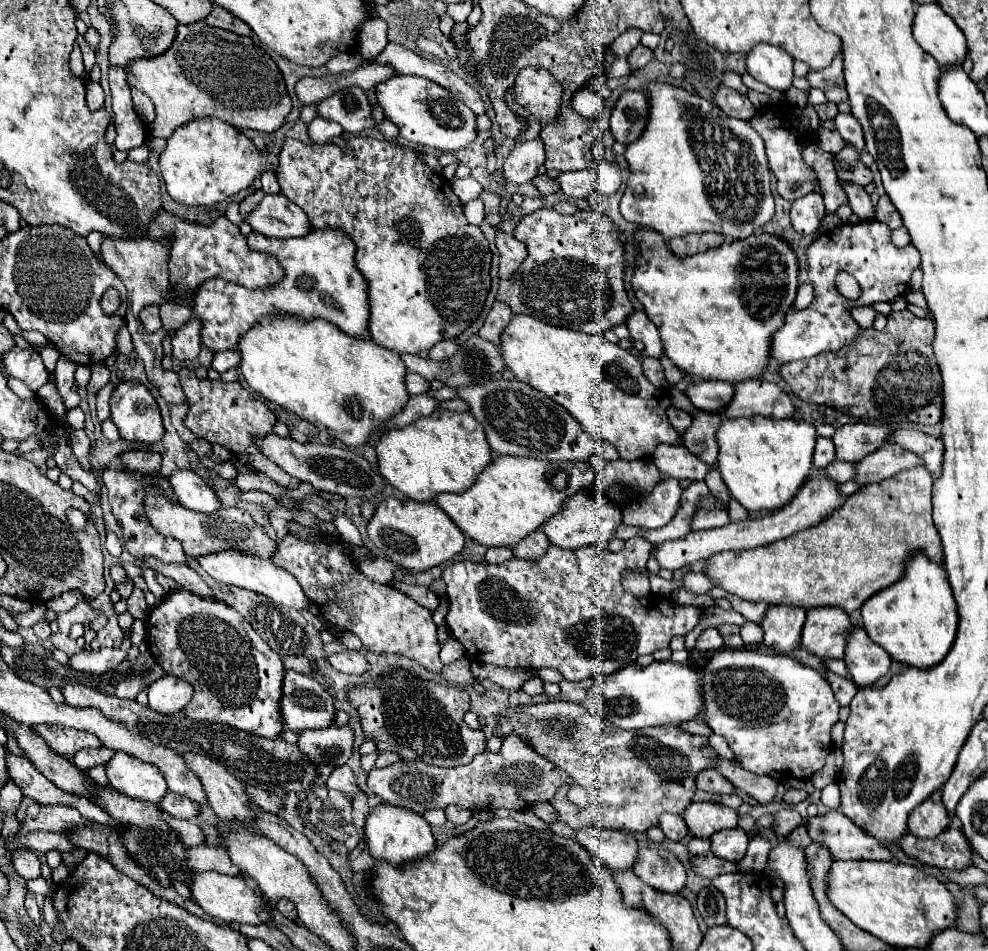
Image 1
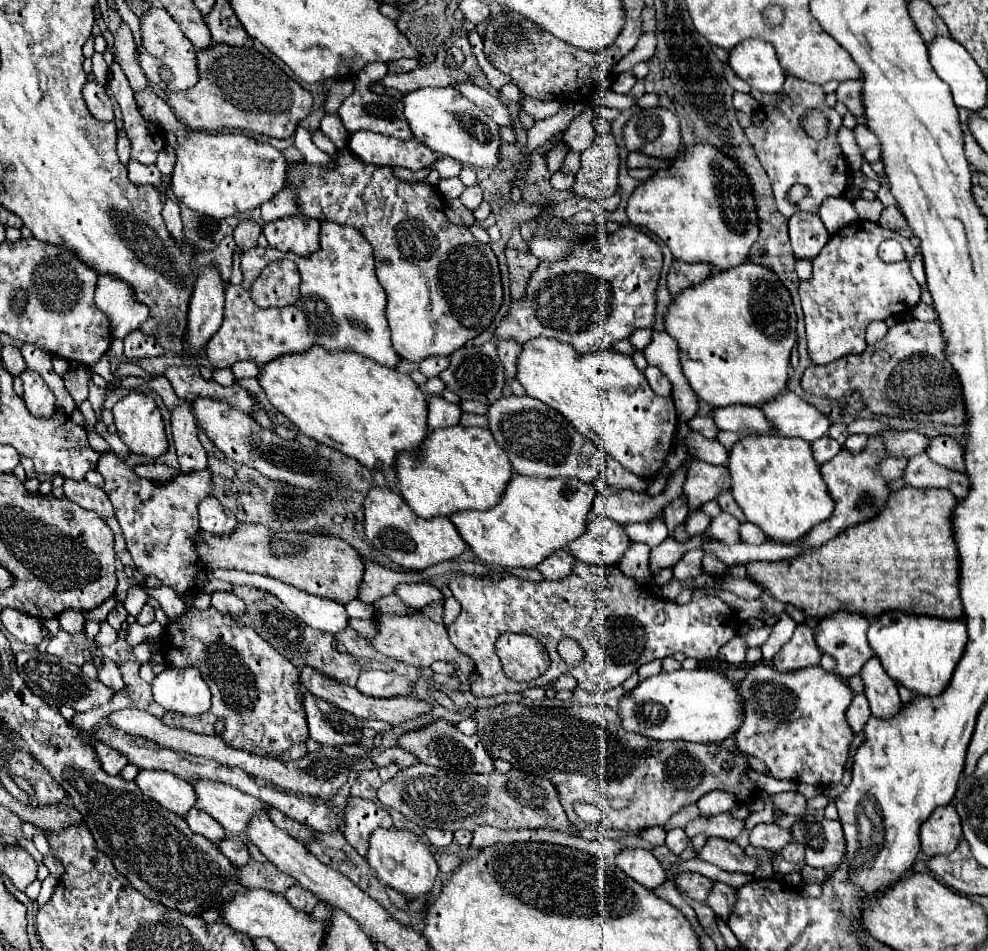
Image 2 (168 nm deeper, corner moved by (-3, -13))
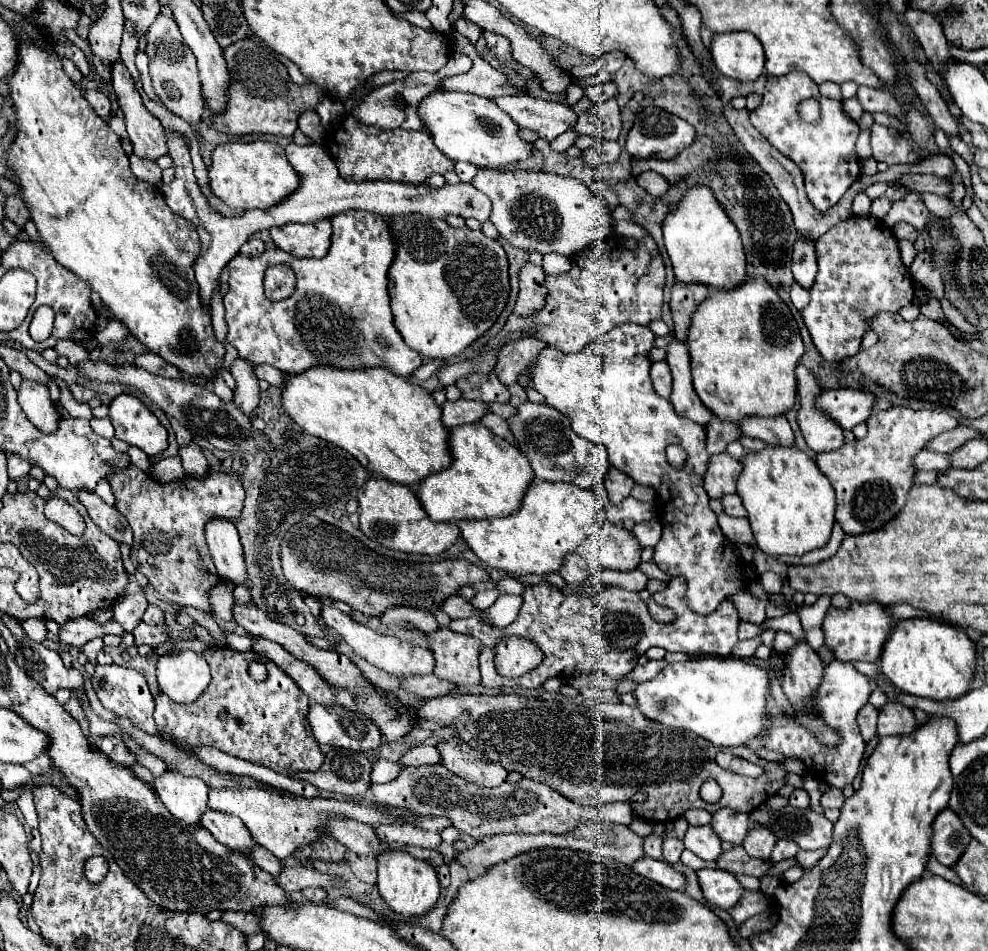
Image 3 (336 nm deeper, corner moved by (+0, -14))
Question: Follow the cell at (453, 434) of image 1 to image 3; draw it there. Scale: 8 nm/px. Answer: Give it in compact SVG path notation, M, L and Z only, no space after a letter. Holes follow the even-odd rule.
M479 422L451 428L447 442L451 444L451 464L417 484L415 494L427 516L435 522L457 522L465 518L481 520L513 514L533 480L527 458L523 458L523 454L519 454L511 442L499 438Z

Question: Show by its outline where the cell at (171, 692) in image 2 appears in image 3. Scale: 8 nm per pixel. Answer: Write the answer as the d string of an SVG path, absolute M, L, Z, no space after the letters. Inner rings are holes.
M183 650L159 658L157 682L161 692L173 702L193 704L211 682L211 674L203 654Z

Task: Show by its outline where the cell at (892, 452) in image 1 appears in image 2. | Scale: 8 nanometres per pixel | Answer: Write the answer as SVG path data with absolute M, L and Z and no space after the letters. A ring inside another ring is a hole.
M926 453L910 457L906 473L904 473L904 481L906 485L912 485L912 487L950 489L960 501L962 497L966 497L966 489L970 489L970 483L966 481L964 473L954 473L934 463Z

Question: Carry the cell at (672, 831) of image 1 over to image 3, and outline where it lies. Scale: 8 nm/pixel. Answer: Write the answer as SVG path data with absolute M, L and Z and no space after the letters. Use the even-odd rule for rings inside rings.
M673 834L663 838L663 860L669 864L675 864L683 852L683 842L679 838L675 838Z

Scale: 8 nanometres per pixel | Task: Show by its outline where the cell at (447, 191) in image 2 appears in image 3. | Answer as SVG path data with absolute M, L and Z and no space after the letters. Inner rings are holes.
M481 168L481 174L473 178L473 186L491 198L491 222L495 224L499 236L523 250L573 256L613 232L607 202L599 196L593 196L585 184L573 178L531 170L497 172Z

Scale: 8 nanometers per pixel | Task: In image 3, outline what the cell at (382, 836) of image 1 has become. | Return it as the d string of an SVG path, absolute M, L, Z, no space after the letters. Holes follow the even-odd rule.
M389 850L377 856L377 868L379 868L377 870L379 872L379 878L377 878L379 894L389 904L389 908L393 908L397 914L421 916L429 908L433 908L433 904L437 902L439 878L437 878L435 868L427 864L425 860L417 860L405 850Z

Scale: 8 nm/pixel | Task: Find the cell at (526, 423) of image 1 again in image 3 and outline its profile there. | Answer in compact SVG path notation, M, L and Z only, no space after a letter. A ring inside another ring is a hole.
M523 402L517 406L517 414L513 414L507 422L513 434L513 444L529 460L537 480L569 482L579 488L591 488L601 482L611 468L605 448L577 436L571 430L569 420L547 404Z

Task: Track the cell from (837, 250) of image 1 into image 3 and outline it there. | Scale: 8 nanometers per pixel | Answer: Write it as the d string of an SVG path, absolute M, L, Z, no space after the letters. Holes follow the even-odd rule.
M853 214L835 224L817 240L817 262L819 272L809 290L811 302L801 310L801 316L815 348L827 362L839 362L859 352L867 318L879 312L895 314L915 298L913 276L901 260L899 242L877 218Z

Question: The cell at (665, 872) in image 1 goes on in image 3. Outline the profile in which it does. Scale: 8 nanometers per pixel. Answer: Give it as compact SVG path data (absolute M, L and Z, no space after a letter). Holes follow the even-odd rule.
M697 870L697 880L705 900L721 910L731 908L743 894L741 884L723 870Z

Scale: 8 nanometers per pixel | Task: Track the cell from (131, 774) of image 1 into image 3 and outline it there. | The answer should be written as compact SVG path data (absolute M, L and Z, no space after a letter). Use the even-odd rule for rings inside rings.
M167 770L155 778L153 788L165 808L187 824L197 824L203 810L207 810L209 786L199 778L185 778L179 772Z

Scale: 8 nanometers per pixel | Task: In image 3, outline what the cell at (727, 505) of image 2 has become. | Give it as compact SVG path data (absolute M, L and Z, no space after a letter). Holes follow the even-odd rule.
M729 494L729 496L725 496L721 502L723 502L725 514L729 514L729 516L745 516L743 504L739 502L739 496L737 496L737 494Z

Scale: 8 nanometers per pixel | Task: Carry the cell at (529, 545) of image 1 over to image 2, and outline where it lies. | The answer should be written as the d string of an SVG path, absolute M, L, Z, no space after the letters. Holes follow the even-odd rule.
M558 549L554 555L550 555L546 561L542 561L538 565L538 571L546 579L564 579L572 573L574 563L576 563L576 559L566 549Z

